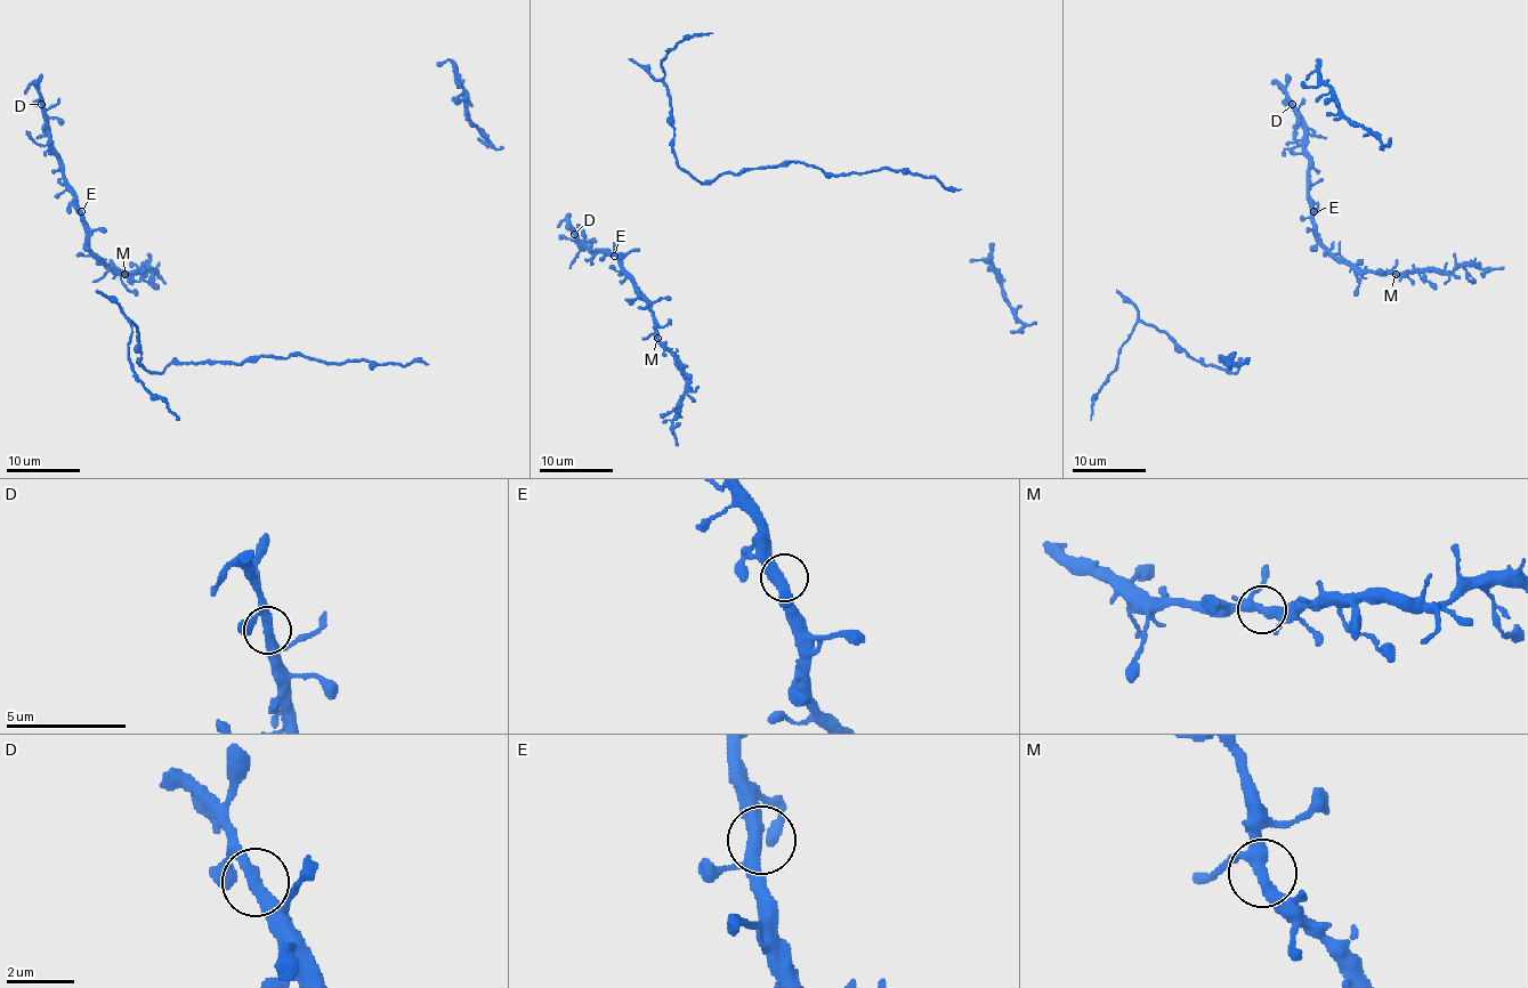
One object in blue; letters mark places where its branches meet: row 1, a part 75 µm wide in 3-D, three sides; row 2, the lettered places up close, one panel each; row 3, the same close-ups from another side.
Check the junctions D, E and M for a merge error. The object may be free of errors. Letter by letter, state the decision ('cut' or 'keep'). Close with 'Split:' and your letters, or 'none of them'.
D: keep
E: keep
M: keep
Split: none of them

